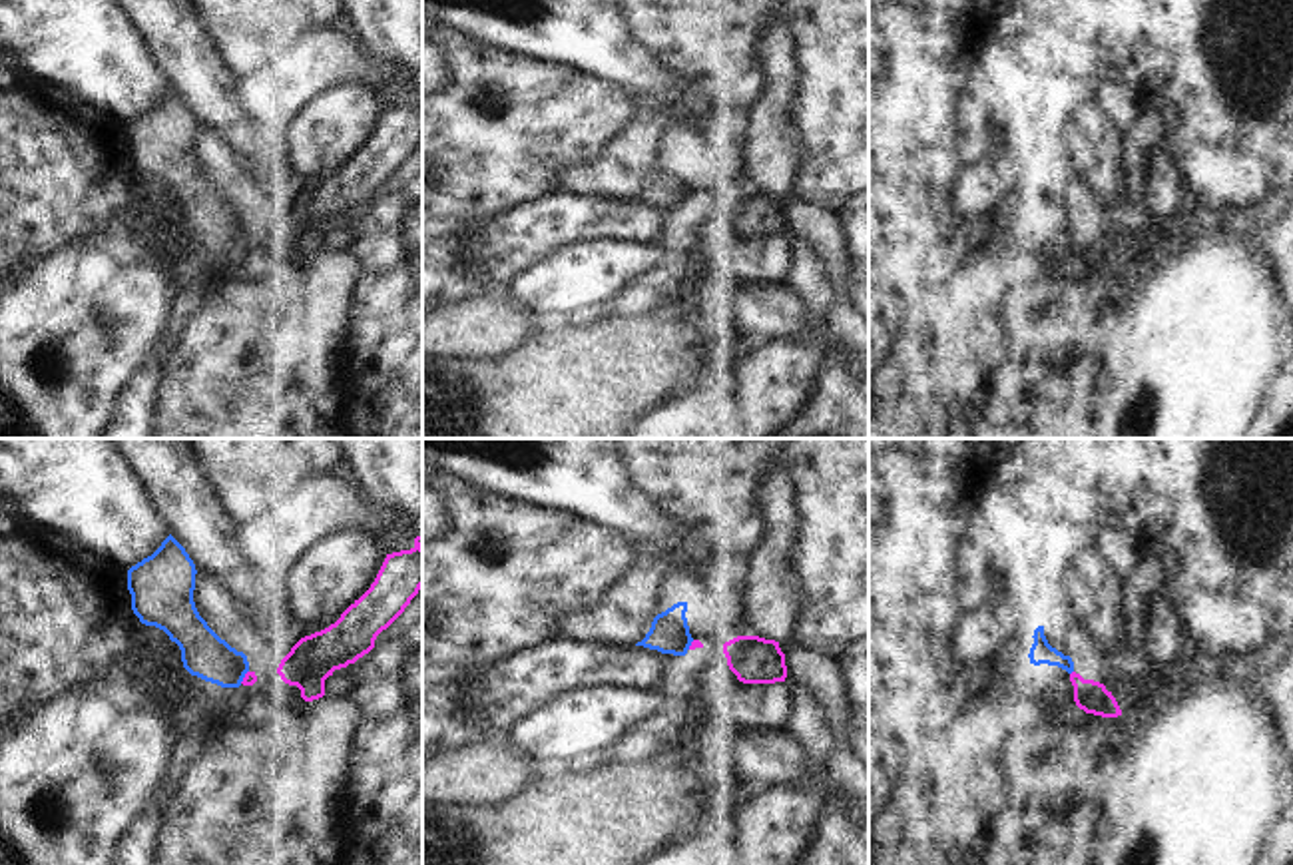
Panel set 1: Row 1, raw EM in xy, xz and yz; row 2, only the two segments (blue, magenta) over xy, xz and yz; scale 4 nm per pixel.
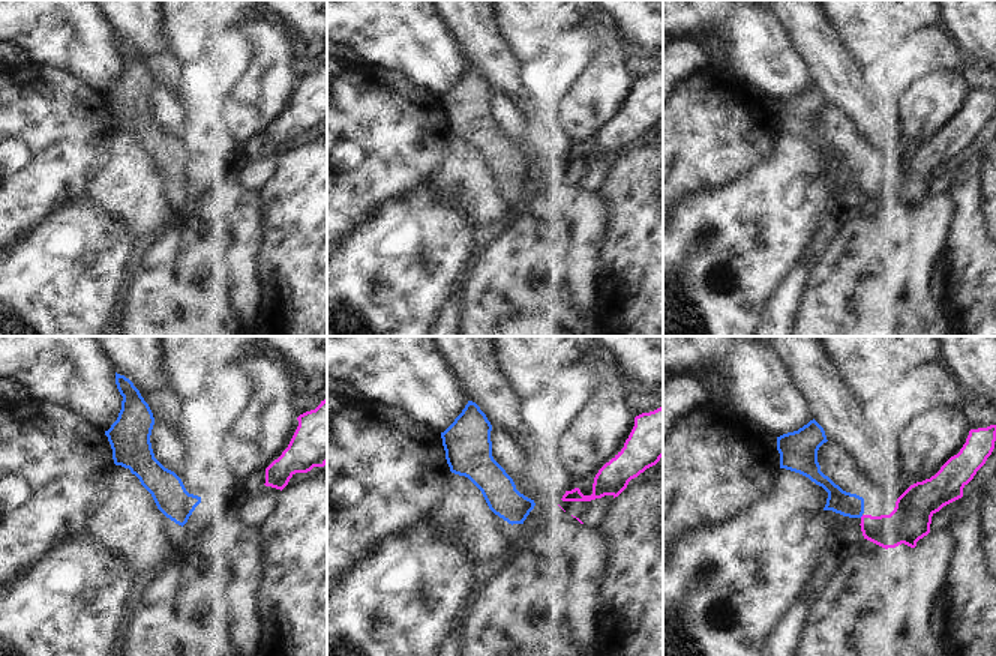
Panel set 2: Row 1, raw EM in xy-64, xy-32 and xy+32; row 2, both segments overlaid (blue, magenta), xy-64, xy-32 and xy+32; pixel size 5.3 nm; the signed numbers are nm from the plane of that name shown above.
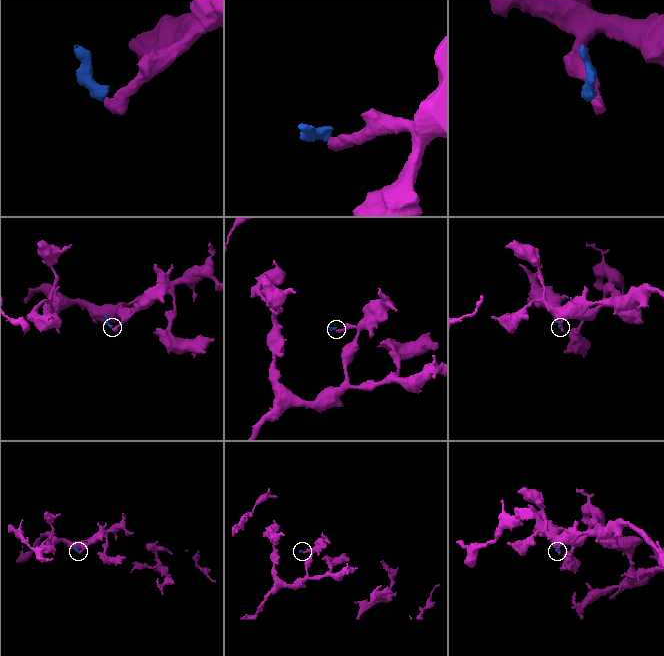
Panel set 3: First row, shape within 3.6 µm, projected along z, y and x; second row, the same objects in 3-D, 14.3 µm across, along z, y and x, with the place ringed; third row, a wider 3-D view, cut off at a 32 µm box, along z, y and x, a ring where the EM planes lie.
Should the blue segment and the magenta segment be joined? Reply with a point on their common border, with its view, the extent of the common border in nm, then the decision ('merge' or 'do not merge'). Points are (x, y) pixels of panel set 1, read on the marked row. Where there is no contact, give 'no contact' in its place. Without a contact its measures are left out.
xy (244, 676) | 70 nm | do not merge

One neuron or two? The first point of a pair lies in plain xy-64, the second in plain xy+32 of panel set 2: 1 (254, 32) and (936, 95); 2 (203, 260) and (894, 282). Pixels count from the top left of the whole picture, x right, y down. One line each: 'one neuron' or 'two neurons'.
1: one neuron
2: two neurons

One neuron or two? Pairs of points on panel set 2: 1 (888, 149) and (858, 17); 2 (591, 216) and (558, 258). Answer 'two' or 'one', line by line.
1: two
2: two

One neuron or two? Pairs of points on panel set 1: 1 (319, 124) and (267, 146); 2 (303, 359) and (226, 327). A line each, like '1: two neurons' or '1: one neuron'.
1: two neurons
2: two neurons

